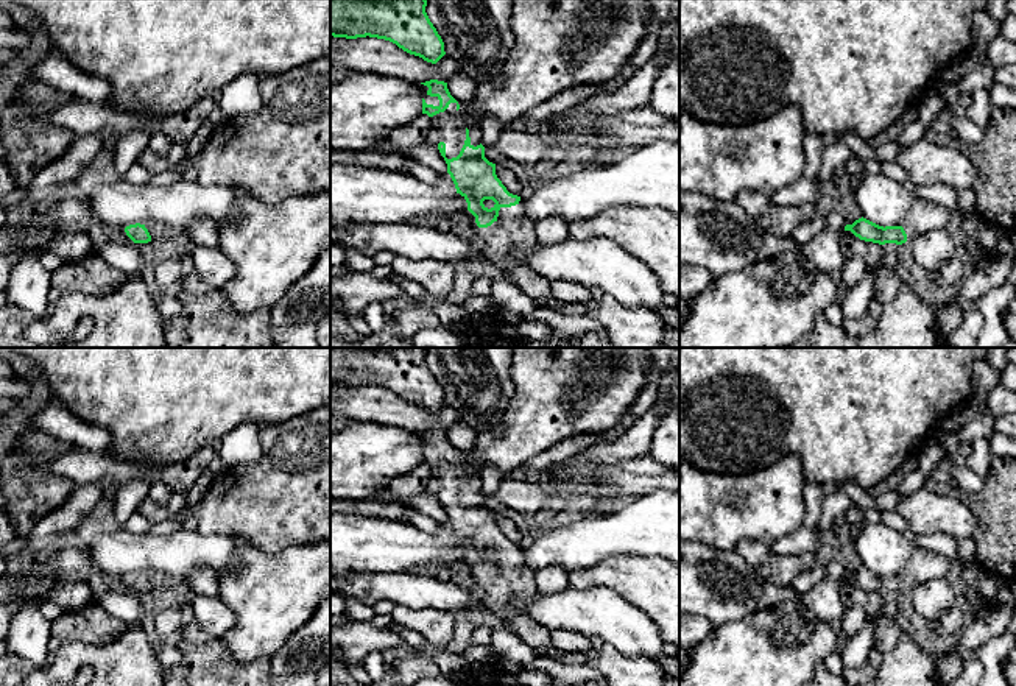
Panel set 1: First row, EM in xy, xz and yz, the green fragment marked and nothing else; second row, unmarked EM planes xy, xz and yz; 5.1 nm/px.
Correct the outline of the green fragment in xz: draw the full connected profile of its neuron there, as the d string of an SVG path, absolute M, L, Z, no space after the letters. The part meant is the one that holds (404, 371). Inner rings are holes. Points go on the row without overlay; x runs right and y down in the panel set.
M330 348L330 385L377 387L436 413L444 391L425 362L425 348Z

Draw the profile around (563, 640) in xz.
M550 630L552 644L559 652L586 652L592 649L591 638L572 630Z

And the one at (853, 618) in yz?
M845 608L845 614L841 617L843 627L852 636L860 625L866 622L866 614L860 608Z

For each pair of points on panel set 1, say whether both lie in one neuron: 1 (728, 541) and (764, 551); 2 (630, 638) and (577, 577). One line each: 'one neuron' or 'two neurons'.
1: two neurons
2: two neurons

